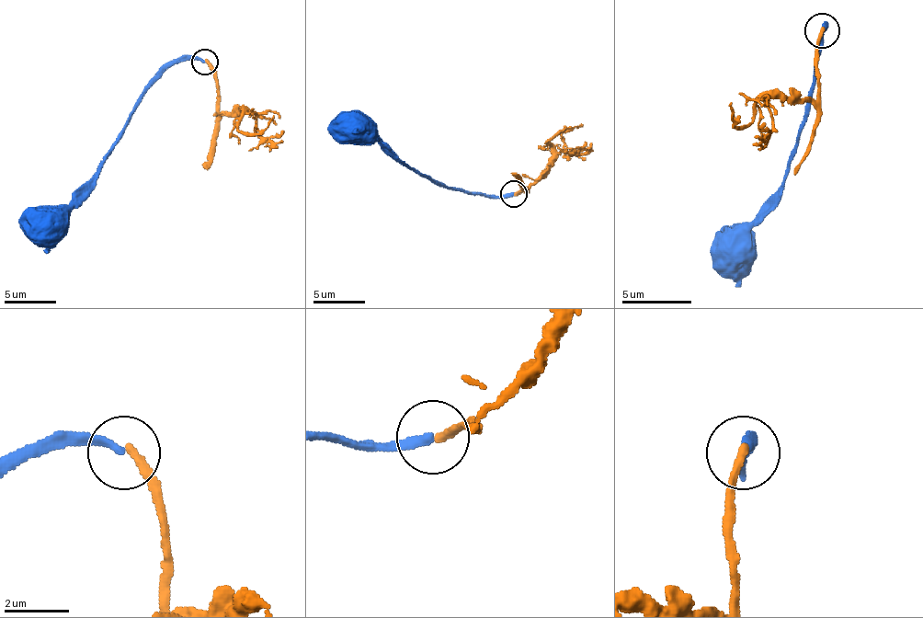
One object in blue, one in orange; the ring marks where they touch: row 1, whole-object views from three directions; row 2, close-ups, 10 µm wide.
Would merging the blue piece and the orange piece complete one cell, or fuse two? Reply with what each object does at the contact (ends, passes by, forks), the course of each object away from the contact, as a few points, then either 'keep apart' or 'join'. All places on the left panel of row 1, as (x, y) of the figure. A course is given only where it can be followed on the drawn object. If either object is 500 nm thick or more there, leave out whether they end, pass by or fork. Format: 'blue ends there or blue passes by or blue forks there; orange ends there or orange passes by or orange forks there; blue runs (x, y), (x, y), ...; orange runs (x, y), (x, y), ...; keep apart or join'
blue ends there; orange ends there; blue runs (205, 62), (192, 60), (174, 62), (145, 91), (111, 154), (101, 166), (96, 185), (54, 229), (44, 232); orange runs (205, 62), (218, 85), (221, 112), (244, 112), (239, 117), (239, 128), (244, 132), (262, 130), (273, 114); keep apart

